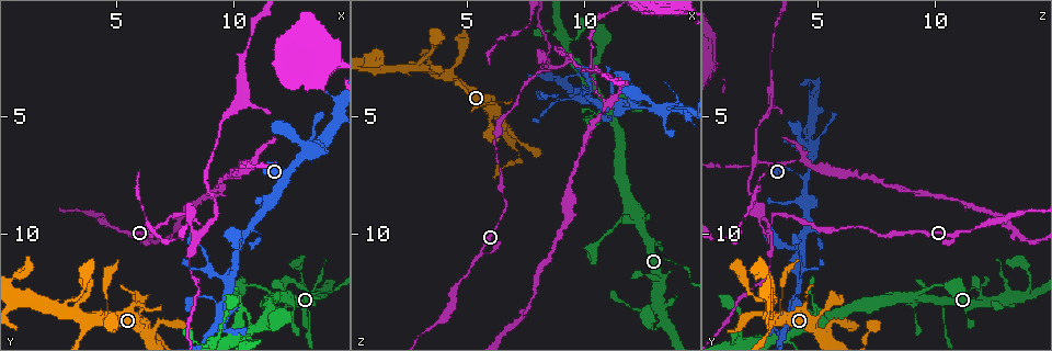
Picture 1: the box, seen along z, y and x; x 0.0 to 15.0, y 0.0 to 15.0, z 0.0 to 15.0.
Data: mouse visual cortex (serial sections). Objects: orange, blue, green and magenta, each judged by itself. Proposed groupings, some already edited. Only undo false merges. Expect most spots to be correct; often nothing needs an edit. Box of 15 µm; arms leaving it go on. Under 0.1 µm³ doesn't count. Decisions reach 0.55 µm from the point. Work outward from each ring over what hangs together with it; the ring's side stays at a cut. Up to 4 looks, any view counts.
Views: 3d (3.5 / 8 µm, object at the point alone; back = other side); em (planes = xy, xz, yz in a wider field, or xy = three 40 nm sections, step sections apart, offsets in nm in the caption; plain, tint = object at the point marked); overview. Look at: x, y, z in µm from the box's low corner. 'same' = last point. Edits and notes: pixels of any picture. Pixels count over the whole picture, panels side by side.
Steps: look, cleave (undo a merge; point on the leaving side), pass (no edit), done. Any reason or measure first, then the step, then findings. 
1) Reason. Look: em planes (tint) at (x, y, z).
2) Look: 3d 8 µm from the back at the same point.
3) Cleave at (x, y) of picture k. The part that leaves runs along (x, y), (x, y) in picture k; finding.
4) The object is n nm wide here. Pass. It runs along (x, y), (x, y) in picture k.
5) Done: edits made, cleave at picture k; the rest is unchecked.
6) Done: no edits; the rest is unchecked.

Arms part here. Look: 3d 3.5 µm at (12.1, 7.7, 4.4).

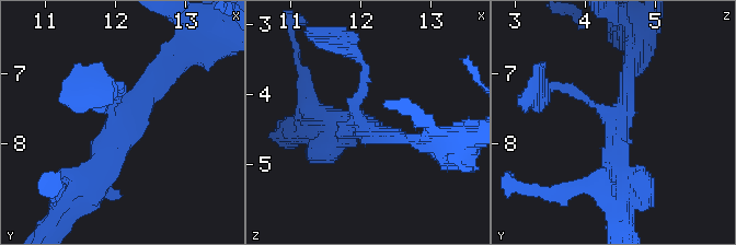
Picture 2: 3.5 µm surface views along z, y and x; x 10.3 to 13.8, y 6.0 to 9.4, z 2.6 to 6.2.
3 arms meet here; the arms are 150, 250, 400 nm wide. Look: em planes (tint) at (12.00, 7.70, 4.40).

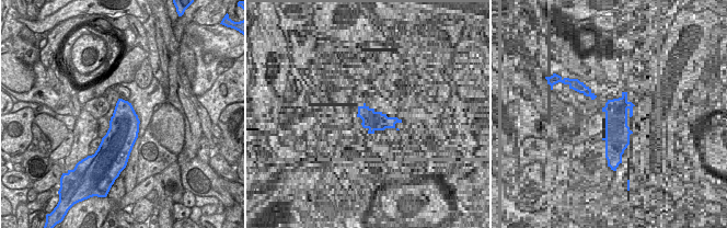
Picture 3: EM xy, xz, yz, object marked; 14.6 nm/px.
The object is 440 nm wide here. Pass. It runs along (559, 85), (617, 126), (617, 189) in picture 2; one cell here.

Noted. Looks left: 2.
Sharp bend. Look: 3d 8 µm at (9.4, 13.0, 4.1).

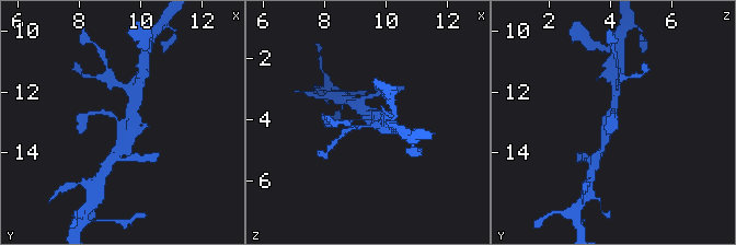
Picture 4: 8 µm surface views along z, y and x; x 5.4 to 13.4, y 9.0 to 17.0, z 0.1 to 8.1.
Look: em xy step 3 (tint) at (9.5, 13.0, 4.1).

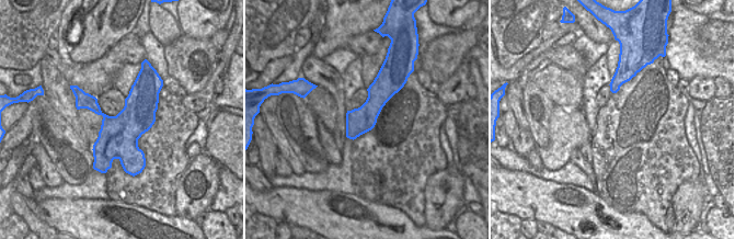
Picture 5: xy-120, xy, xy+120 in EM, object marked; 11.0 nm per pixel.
Pass. It runs along (385, 75), (385, 87), (349, 135) in picture 5; continuous, no second cell.

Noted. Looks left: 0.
Done: no edits; the rest is unchecked.

